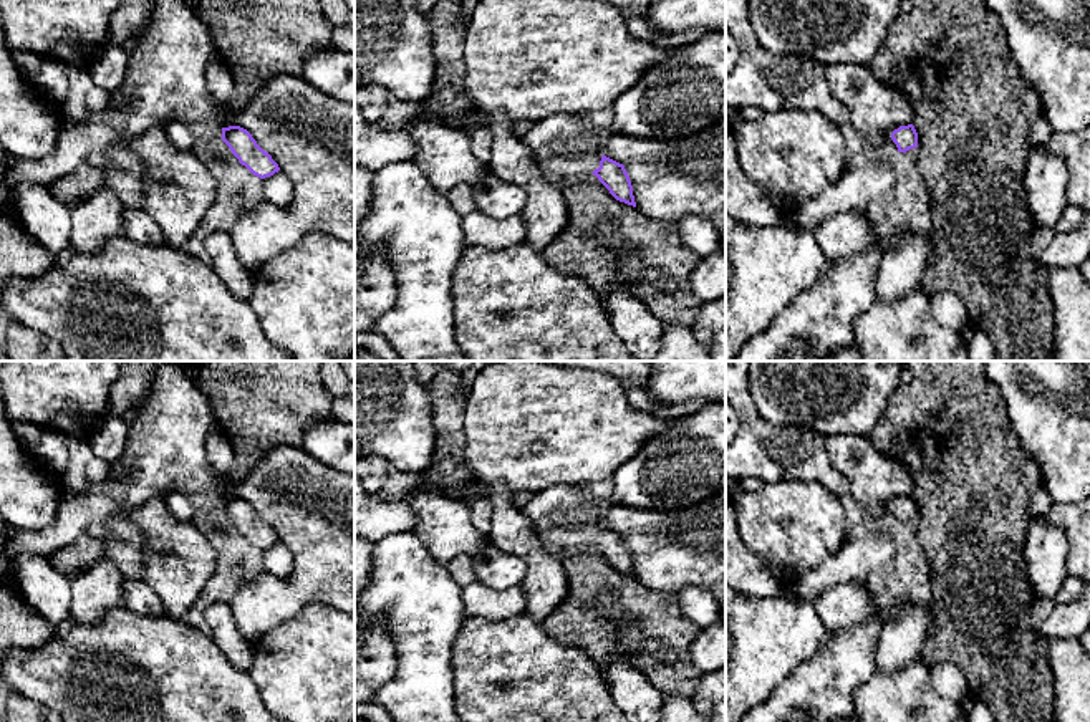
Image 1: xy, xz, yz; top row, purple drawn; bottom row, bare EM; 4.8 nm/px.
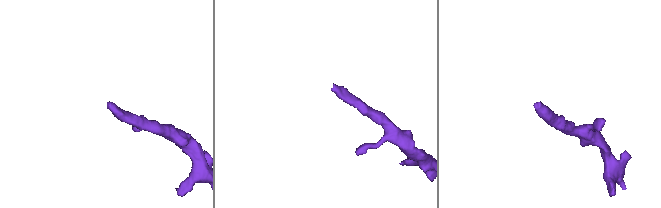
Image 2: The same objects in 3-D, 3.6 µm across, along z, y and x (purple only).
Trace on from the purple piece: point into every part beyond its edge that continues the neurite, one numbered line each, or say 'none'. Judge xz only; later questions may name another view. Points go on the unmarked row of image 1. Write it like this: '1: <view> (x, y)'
1: xz (567, 515)

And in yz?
1: yz (865, 555)

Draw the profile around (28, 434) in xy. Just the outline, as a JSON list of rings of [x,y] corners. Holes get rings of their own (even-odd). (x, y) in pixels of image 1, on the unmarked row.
[[[8,421],[17,439],[20,440],[20,444],[33,452],[43,429],[40,426],[35,424],[28,424],[28,422],[18,422],[18,421]]]

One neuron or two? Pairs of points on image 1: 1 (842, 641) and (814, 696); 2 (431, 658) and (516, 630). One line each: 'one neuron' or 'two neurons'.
1: one neuron
2: two neurons

